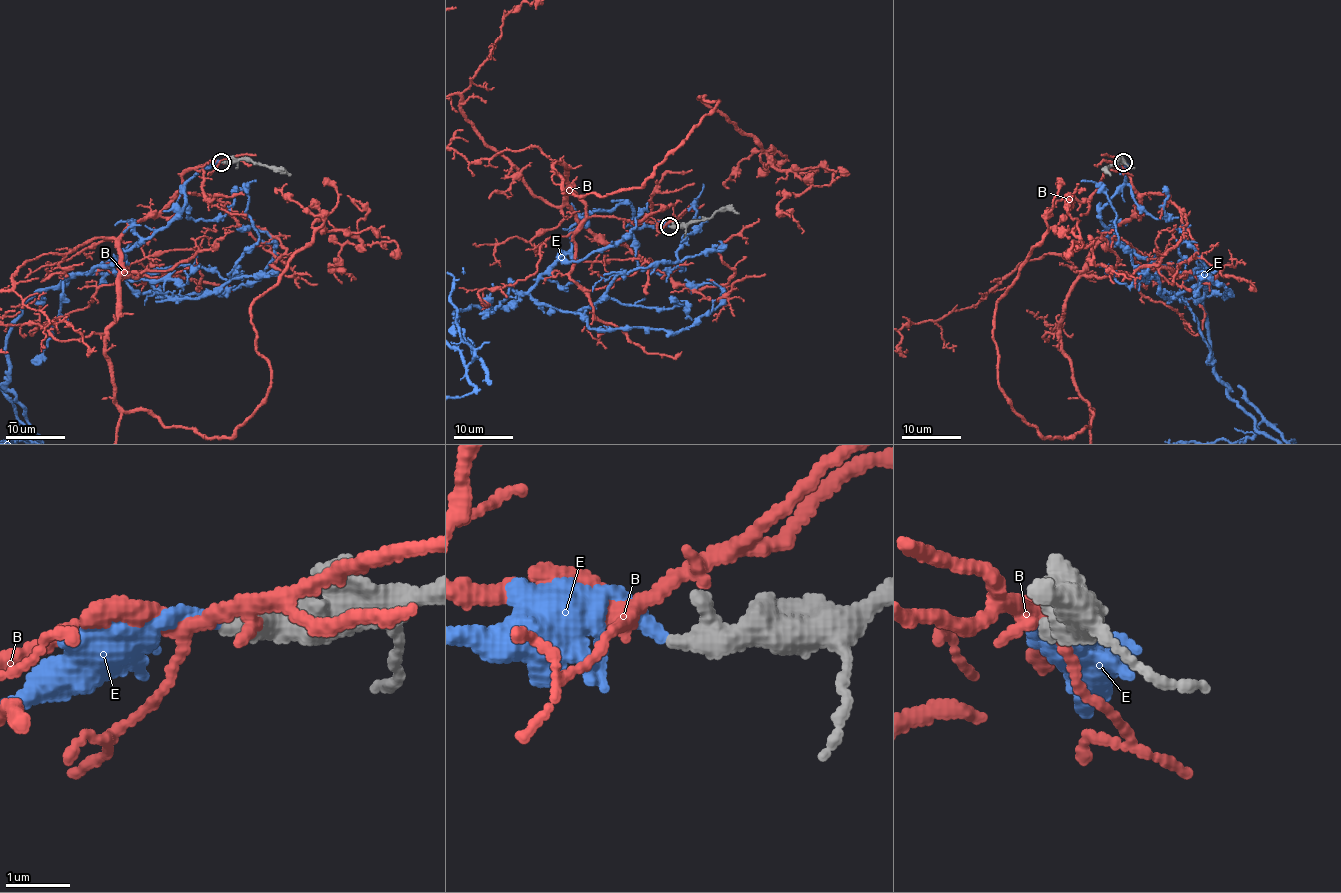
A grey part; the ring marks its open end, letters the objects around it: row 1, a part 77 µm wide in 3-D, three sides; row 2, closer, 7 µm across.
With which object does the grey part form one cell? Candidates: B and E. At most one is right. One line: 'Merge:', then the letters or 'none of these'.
Merge: E

